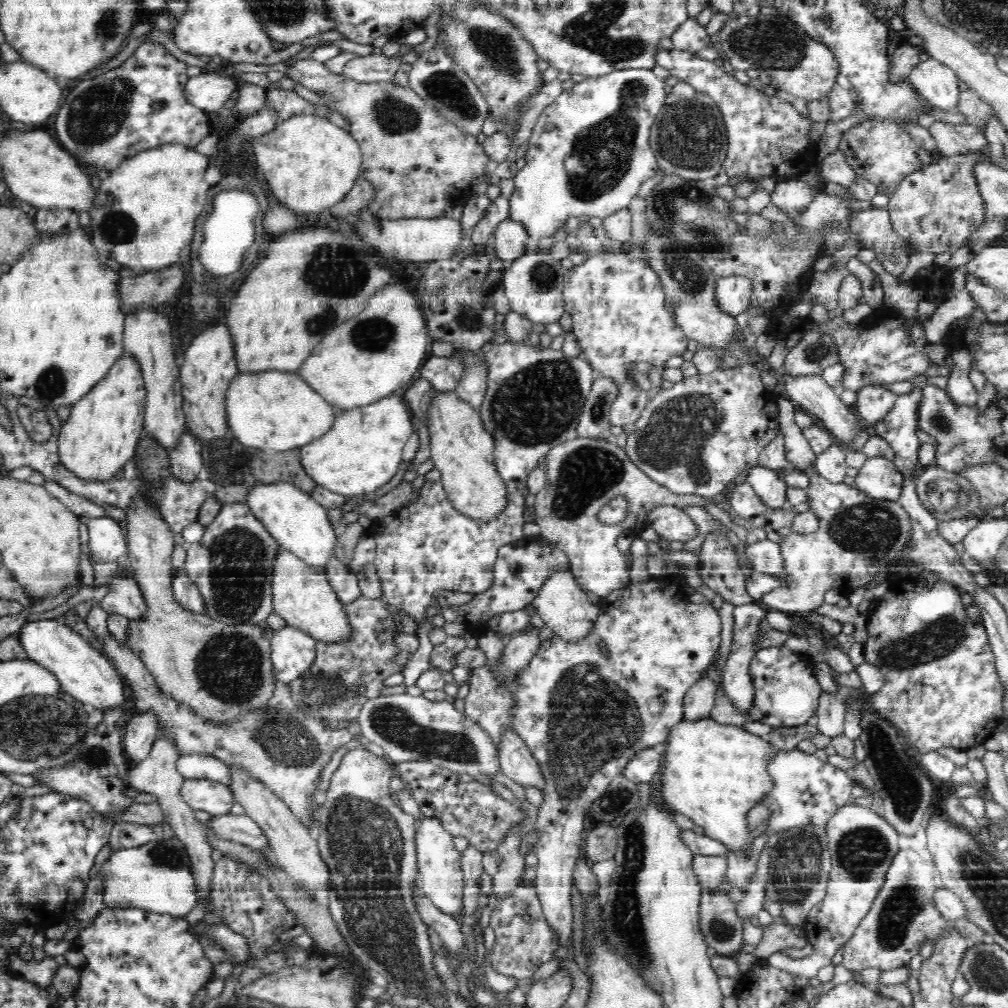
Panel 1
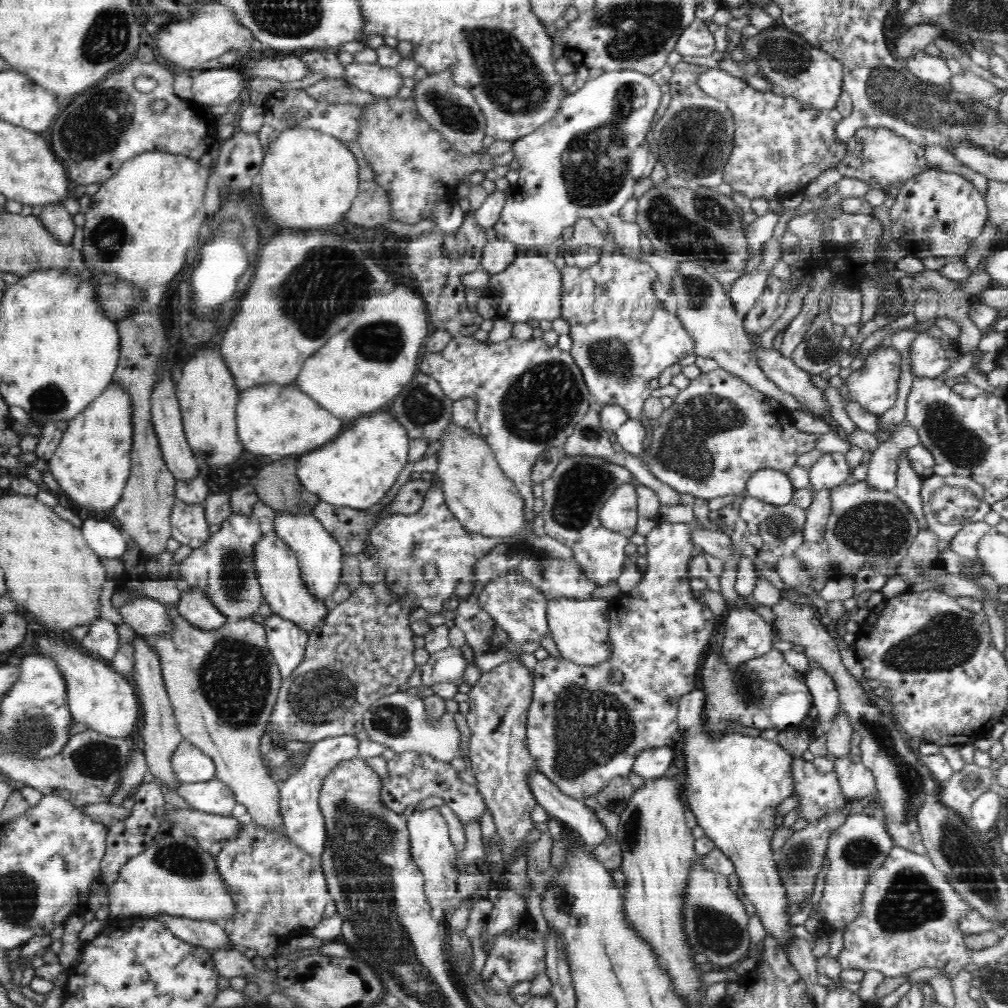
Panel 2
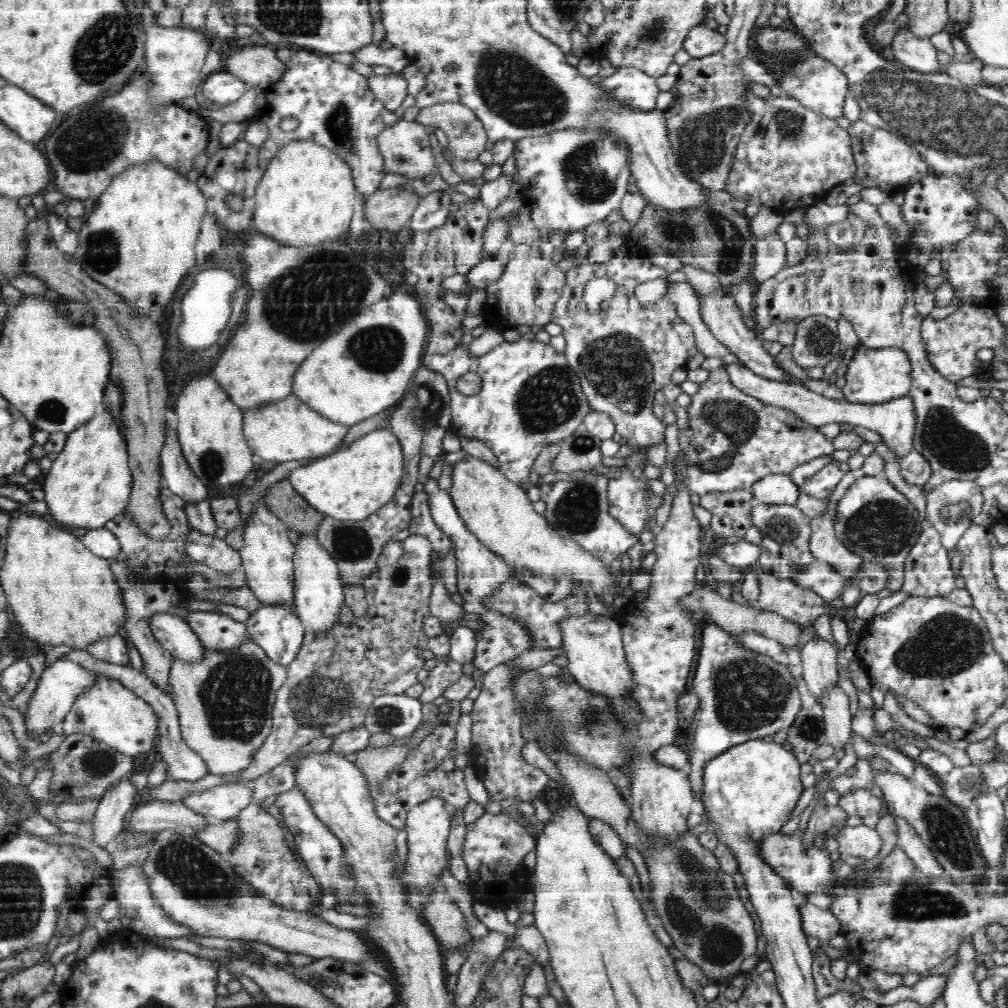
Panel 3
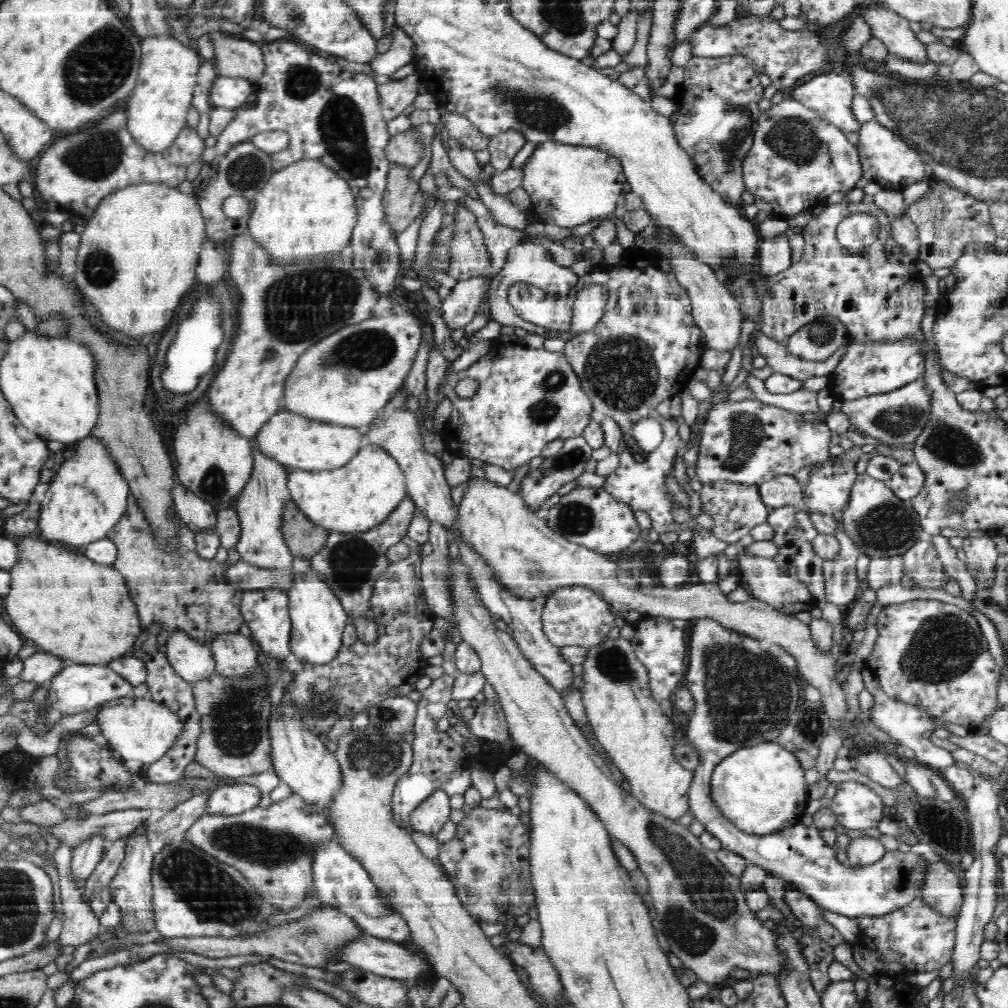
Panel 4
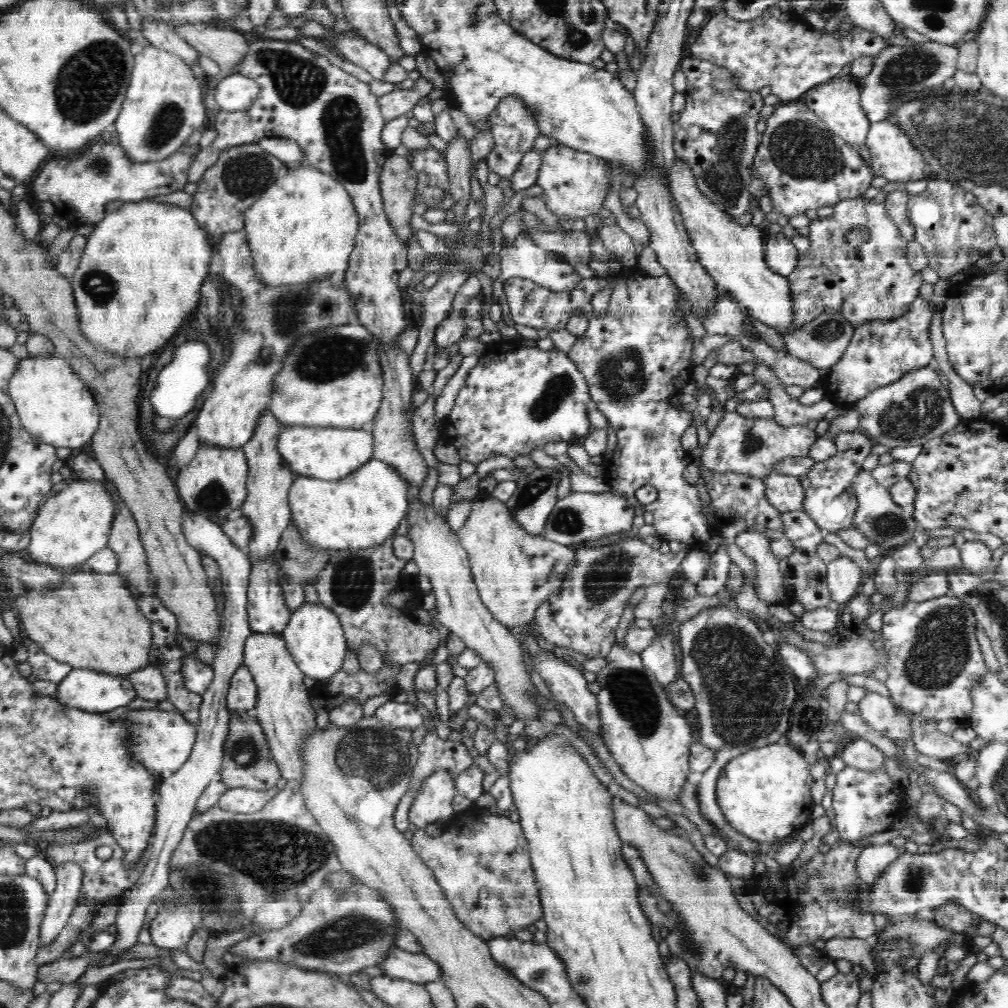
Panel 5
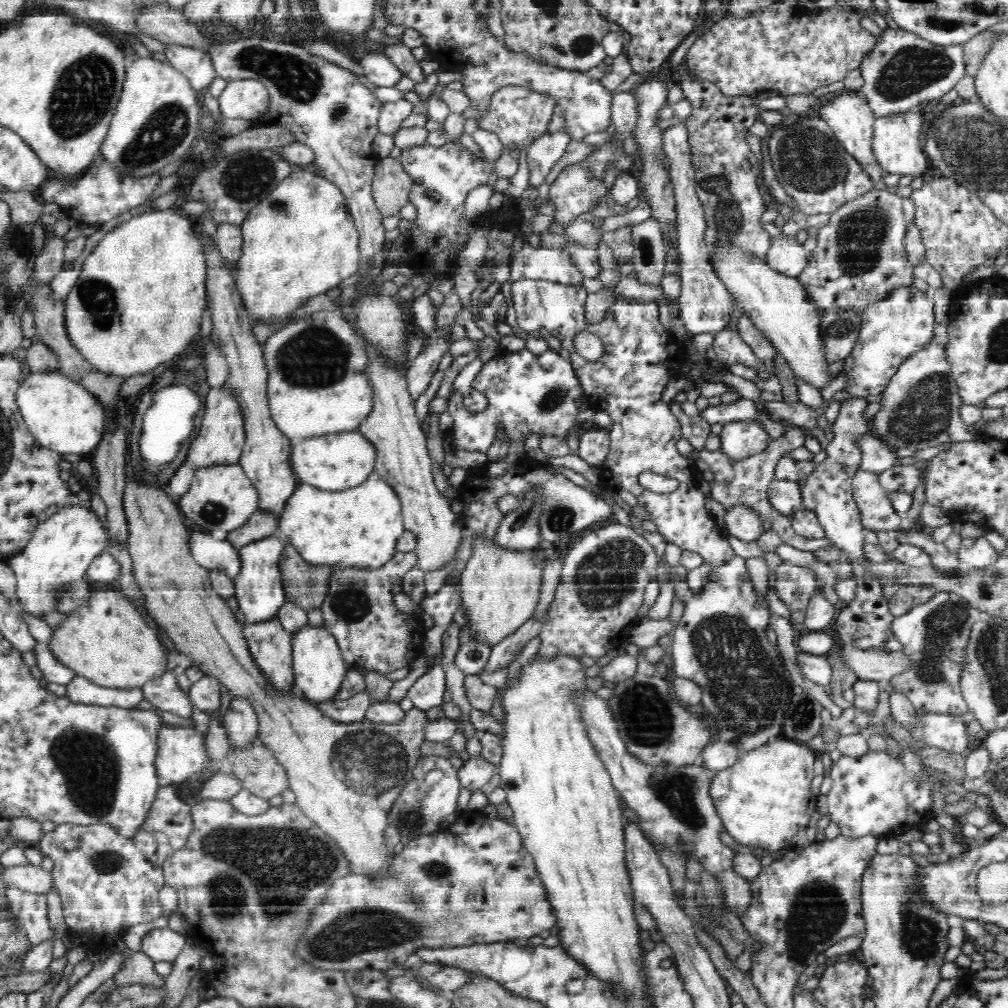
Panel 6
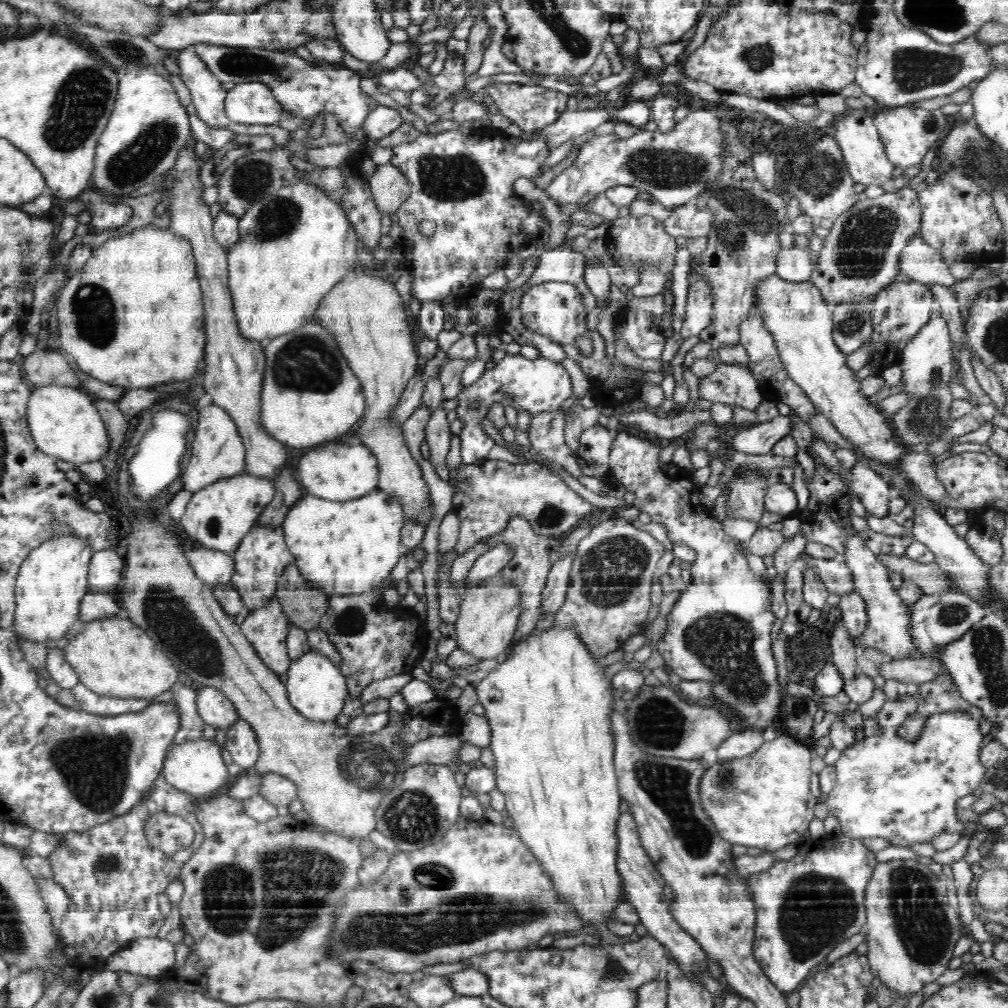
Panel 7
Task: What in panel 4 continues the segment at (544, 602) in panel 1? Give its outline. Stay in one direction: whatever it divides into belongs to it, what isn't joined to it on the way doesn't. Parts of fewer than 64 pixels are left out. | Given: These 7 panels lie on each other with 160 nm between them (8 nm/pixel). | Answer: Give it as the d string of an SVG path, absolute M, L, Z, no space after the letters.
M607 634L600 638L598 644L586 647L586 654L582 660L582 686L581 698L585 705L585 712L591 728L608 753L613 764L626 776L626 781L630 784L628 792L640 805L655 814L664 816L674 822L680 820L682 816L688 814L689 799L688 792L692 783L693 772L677 764L672 753L673 725L668 724L666 717L662 715L660 707L656 707L656 702L650 695L650 685L648 685L648 673L646 667L636 659L630 641L622 636L610 638Z

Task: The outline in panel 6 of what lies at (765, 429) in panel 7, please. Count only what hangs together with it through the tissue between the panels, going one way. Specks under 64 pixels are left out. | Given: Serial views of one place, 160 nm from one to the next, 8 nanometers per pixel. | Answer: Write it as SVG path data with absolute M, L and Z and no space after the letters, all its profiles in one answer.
M752 420L733 421L723 426L718 451L732 463L739 463L749 456L764 452L772 440L770 434Z

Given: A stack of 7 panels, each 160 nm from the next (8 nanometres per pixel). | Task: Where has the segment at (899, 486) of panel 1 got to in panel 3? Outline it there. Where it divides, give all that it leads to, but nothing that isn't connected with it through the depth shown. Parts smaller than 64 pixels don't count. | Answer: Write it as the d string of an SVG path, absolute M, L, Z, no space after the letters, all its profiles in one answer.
M723 360L723 369L729 374L730 380L744 392L759 398L766 404L775 404L790 410L797 418L808 422L816 427L828 422L842 424L845 428L851 425L859 425L873 432L878 433L883 442L889 447L889 450L895 453L901 461L908 452L914 449L916 416L914 407L912 407L912 398L902 396L892 402L876 406L866 406L861 404L849 403L844 401L830 400L813 390L804 386L802 382L782 383L770 380L756 374L753 370L748 369L742 362L728 362Z

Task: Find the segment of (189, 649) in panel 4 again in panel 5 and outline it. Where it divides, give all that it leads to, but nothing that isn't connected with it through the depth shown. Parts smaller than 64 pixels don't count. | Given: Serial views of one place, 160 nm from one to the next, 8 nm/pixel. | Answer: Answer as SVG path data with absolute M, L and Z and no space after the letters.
M194 653L180 656L180 672L184 686L193 693L202 694L213 679L213 665L202 662Z

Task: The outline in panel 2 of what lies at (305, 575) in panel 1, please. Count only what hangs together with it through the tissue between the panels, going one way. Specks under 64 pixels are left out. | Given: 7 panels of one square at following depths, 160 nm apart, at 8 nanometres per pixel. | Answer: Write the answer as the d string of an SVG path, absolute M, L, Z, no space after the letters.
M269 531L256 544L256 570L263 588L263 595L274 614L288 620L307 633L321 627L331 611L331 603L326 598L320 599L308 588L301 573L298 557L293 550L280 541L274 531Z

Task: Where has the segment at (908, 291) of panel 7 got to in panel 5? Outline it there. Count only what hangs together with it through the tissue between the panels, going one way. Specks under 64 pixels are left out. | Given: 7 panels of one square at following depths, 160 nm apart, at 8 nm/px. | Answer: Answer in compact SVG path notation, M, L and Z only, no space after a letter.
M918 297L918 300L912 304L912 312L908 316L900 320L892 320L888 324L868 324L864 328L855 330L846 351L822 381L825 398L832 400L834 405L848 406L877 388L893 385L914 371L933 366L933 346L930 339L932 316L931 304Z

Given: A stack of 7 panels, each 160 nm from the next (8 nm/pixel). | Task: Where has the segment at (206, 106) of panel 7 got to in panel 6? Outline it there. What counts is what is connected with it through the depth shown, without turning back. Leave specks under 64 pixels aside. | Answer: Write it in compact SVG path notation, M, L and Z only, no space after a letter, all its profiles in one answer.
M172 42L165 43L163 53L180 72L184 73L184 76L190 79L192 86L200 92L206 87L209 88L217 76L210 54Z

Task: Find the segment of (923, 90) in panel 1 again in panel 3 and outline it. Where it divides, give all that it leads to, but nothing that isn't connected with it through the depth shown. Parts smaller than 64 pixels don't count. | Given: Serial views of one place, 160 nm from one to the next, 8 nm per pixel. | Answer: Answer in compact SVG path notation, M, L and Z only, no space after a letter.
M906 28L893 38L890 45L899 65L931 76L944 72L936 57L937 50L930 39L914 38Z

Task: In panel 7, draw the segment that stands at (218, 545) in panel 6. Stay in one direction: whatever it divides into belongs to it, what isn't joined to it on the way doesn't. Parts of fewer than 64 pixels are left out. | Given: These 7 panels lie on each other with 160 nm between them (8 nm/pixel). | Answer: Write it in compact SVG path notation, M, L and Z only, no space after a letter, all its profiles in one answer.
M204 545L194 546L186 550L186 557L195 570L196 576L204 582L209 582L213 587L216 584L231 582L232 575L236 572L232 554L217 548L208 548Z

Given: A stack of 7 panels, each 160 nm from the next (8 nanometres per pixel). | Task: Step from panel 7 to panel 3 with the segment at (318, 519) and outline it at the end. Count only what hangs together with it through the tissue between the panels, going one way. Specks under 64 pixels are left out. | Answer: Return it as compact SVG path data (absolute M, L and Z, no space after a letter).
M385 427L366 432L343 450L336 449L334 452L322 456L321 459L314 458L309 464L293 469L288 479L312 506L324 514L329 514L340 520L362 520L364 516L372 514L376 508L380 508L392 500L396 488L400 486L403 470L403 444L391 428Z

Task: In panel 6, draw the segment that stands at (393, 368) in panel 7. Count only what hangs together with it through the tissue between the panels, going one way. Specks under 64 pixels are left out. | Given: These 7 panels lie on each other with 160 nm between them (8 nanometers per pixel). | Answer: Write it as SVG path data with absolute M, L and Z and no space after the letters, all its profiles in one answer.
M368 344L368 351L370 351L371 357L369 372L371 372L371 381L374 383L374 406L371 416L368 416L364 424L360 424L358 430L368 437L368 440L371 440L377 448L375 469L396 489L401 500L404 530L412 533L416 539L416 546L413 550L413 554L417 558L416 567L425 574L436 572L436 570L444 570L452 562L456 562L458 550L460 550L463 542L463 532L457 527L458 520L450 509L450 501L440 497L438 489L434 485L434 476L432 475L434 461L427 447L426 434L423 432L420 422L418 422L417 399L408 390L406 376L398 373L396 369L382 367L384 361L370 347L370 344Z

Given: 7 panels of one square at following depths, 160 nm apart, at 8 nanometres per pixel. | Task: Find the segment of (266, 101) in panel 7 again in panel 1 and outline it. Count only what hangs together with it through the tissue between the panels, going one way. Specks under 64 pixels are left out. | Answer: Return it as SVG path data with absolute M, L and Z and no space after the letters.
M230 72L214 73L189 78L182 88L182 97L204 111L217 111L237 94L238 80Z

